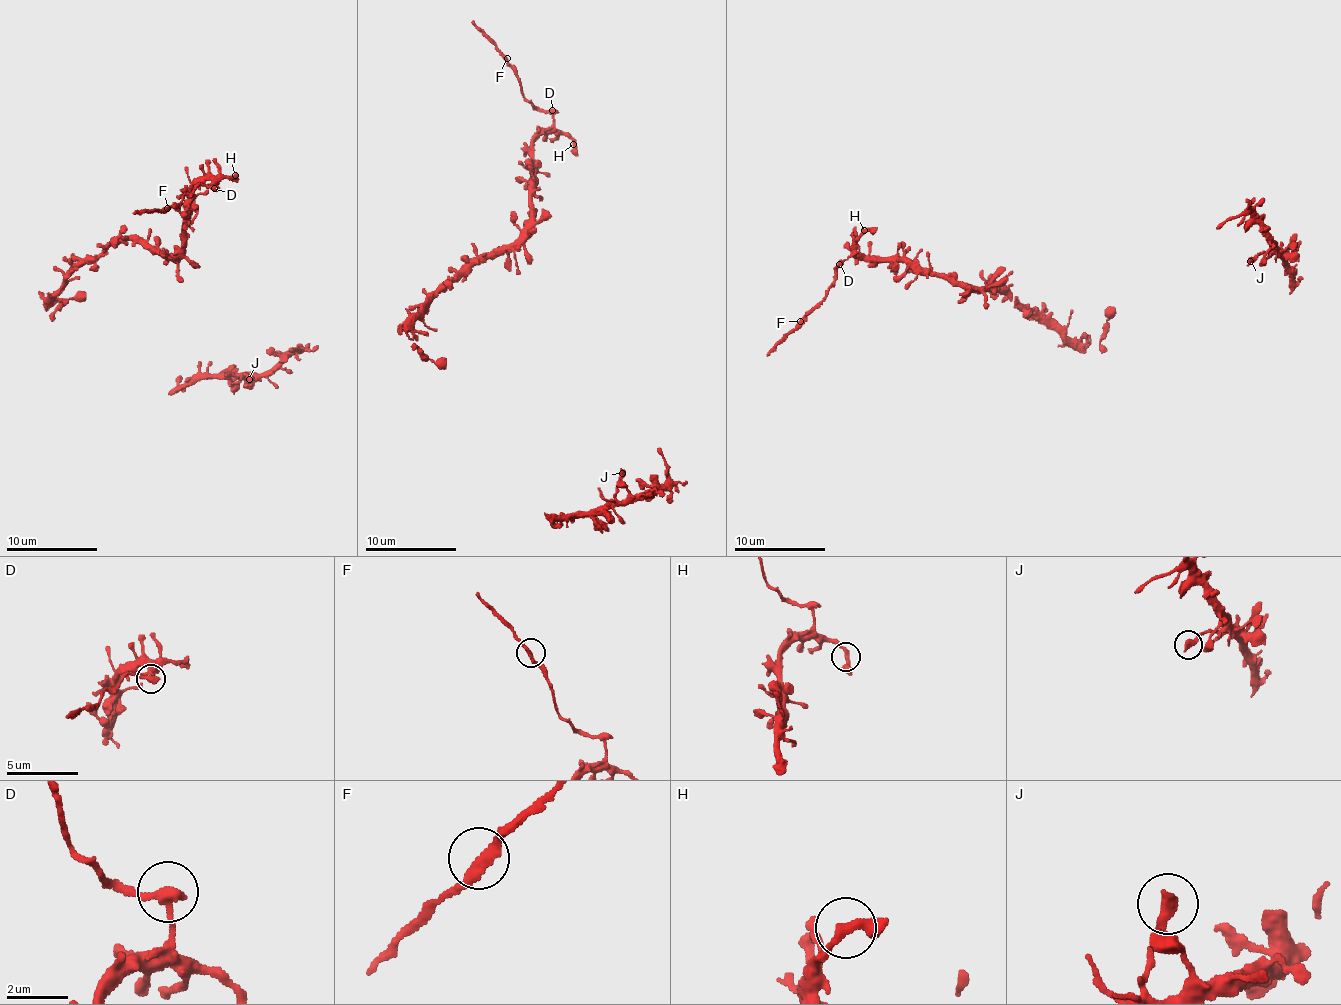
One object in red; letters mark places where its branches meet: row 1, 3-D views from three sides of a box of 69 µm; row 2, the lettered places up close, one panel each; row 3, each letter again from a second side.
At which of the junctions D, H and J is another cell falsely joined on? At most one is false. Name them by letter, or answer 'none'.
D

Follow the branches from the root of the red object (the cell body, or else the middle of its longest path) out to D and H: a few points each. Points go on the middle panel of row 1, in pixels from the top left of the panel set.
D: (415, 314), (457, 275), (503, 254), (526, 229), (534, 139), (552, 125), (553, 111)
H: (415, 314), (457, 275), (503, 254), (526, 229), (534, 139), (567, 134), (573, 144)

